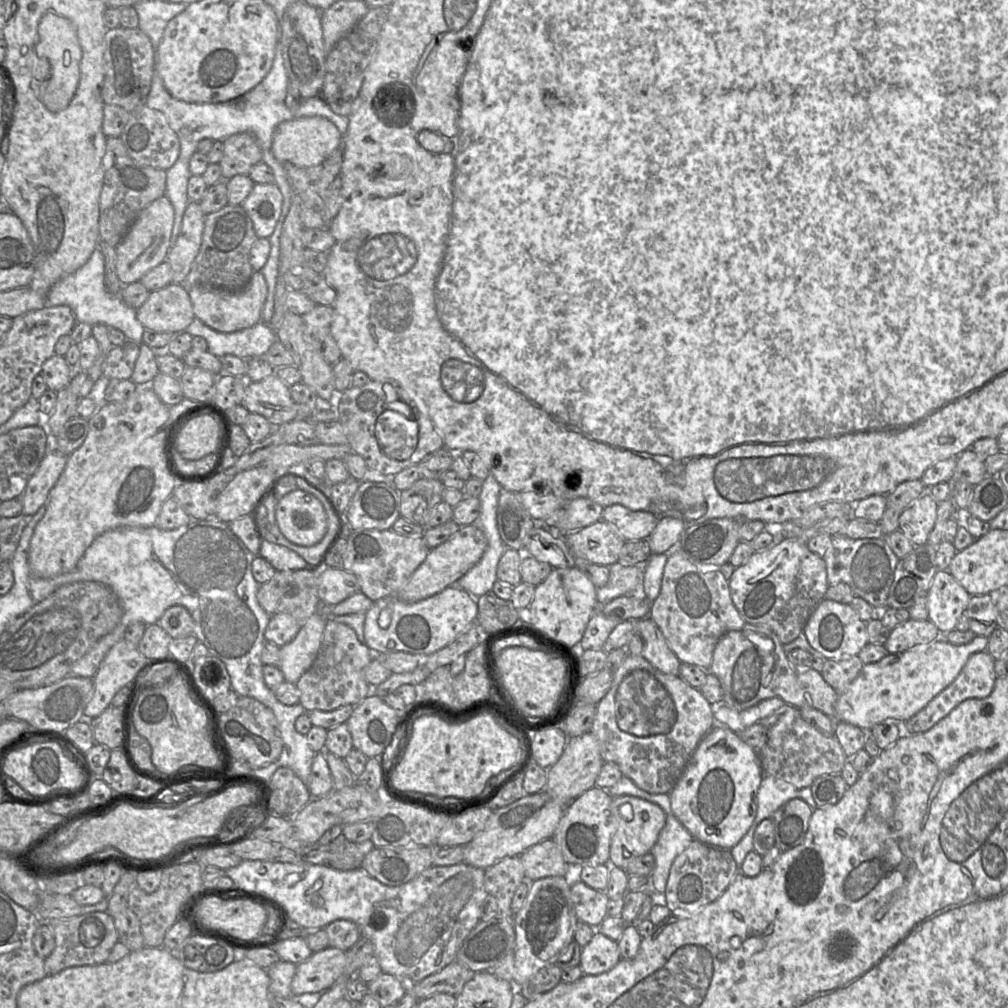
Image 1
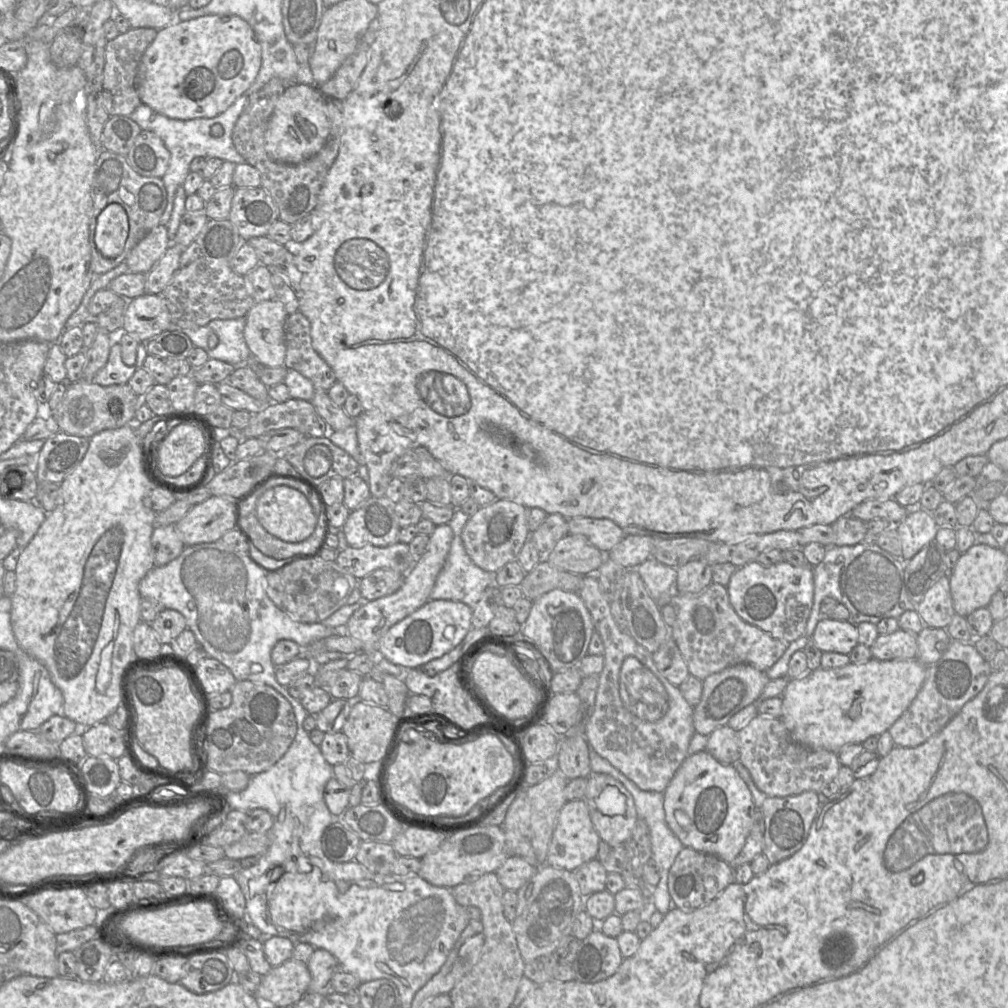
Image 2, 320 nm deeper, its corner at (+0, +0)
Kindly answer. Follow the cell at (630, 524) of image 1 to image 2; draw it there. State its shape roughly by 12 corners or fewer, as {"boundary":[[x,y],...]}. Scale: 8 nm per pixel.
{"boundary":[[570,518],[568,532],[604,554],[625,537],[610,519]]}

